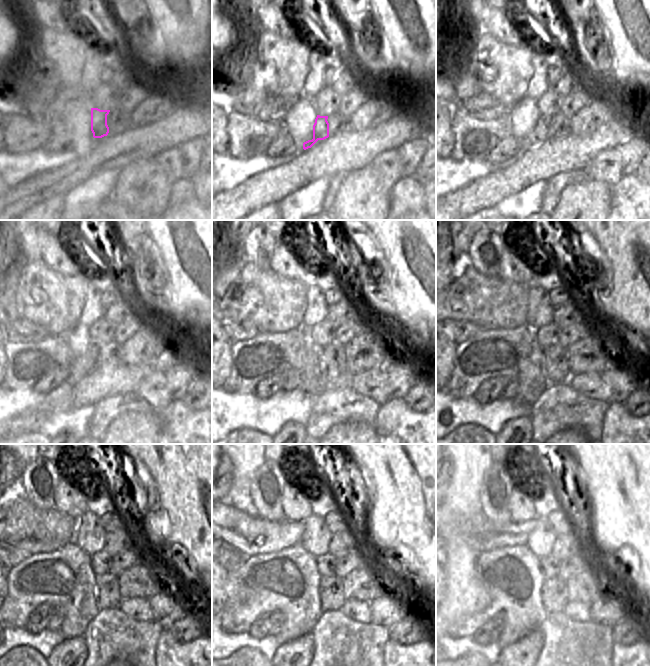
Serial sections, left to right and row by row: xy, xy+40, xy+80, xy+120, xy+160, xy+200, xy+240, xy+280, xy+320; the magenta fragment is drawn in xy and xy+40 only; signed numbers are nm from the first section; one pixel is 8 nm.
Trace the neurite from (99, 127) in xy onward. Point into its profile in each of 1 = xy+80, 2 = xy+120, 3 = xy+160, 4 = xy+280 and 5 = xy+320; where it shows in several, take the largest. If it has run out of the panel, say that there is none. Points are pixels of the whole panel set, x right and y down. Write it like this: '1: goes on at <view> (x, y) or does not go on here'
1: goes on at xy+80 (540, 133)
2: goes on at xy+120 (81, 366)
3: goes on at xy+160 (292, 380)
4: goes on at xy+280 (273, 622)
5: goes on at xy+320 (494, 627)

